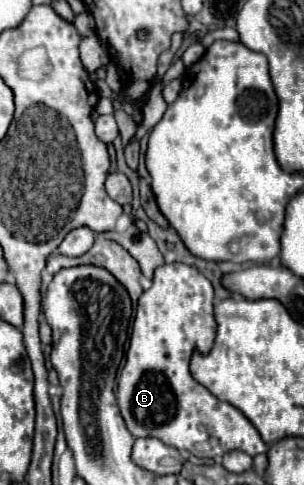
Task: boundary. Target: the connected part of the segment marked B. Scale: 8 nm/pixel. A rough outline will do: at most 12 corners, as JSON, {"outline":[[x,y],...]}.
{"outline":[[159,266],[137,302],[117,404],[135,438],[197,458],[267,452],[189,374],[211,282]]}

